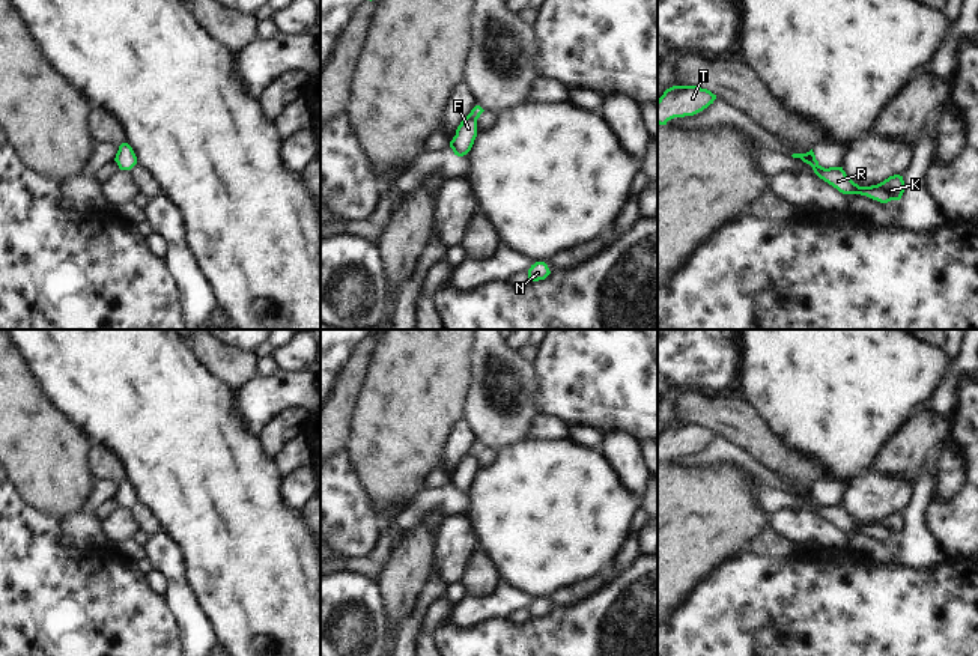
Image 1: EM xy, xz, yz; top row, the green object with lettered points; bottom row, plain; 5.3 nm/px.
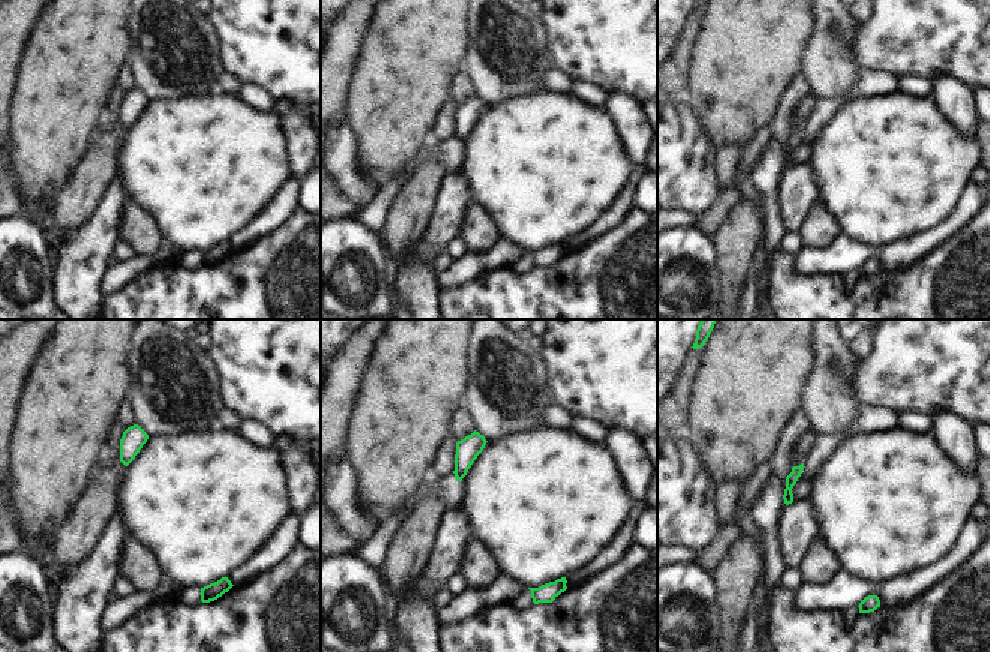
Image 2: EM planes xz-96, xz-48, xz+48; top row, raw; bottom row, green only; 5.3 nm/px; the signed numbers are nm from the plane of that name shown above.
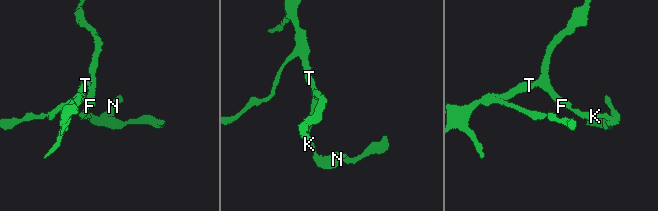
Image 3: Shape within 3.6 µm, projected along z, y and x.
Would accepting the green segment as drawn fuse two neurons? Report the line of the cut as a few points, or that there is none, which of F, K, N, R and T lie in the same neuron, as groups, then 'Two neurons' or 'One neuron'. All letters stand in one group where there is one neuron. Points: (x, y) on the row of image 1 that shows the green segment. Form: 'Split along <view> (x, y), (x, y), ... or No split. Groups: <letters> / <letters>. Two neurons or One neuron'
No split. Groups: F K N R T. One neuron

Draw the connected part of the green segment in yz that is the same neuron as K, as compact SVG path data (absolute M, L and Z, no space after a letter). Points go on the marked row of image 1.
M812 149L806 153L793 153L791 156L800 158L803 162L809 164L820 179L843 194L861 194L880 203L888 203L891 200L900 200L904 193L904 181L900 175L889 176L877 185L859 187L846 175L843 167L822 167L816 159Z

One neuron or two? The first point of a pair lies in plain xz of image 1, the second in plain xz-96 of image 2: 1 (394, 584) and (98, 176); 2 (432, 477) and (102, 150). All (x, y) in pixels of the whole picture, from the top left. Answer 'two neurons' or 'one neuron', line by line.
1: one neuron
2: two neurons

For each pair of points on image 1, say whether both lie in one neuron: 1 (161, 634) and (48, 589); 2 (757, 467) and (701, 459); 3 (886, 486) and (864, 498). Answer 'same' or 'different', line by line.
1: same
2: same
3: same

